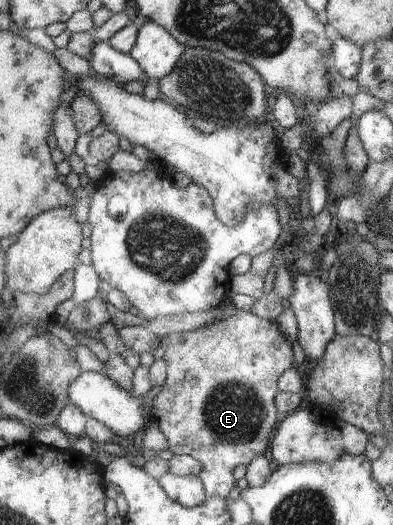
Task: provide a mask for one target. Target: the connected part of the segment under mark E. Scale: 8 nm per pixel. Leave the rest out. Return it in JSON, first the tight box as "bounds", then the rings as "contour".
{"bounds":[154,308,295,498],"contour":[[[233,308],[233,315],[225,317],[224,319],[217,319],[214,323],[209,323],[207,326],[190,330],[189,332],[173,333],[162,337],[162,346],[165,350],[164,359],[167,361],[168,377],[165,384],[162,386],[161,392],[154,399],[155,416],[159,418],[159,429],[169,442],[169,450],[175,455],[191,455],[198,461],[202,462],[204,470],[198,477],[203,482],[208,498],[223,497],[229,498],[232,493],[232,488],[235,487],[235,468],[245,464],[247,467],[253,459],[259,455],[265,454],[269,450],[269,440],[271,434],[276,432],[278,423],[281,421],[282,416],[276,405],[276,396],[280,390],[280,378],[288,371],[293,364],[295,364],[295,356],[293,356],[293,348],[291,348],[290,340],[285,336],[284,332],[280,329],[277,321],[270,321],[269,319],[260,317],[253,311],[245,311]]]}

